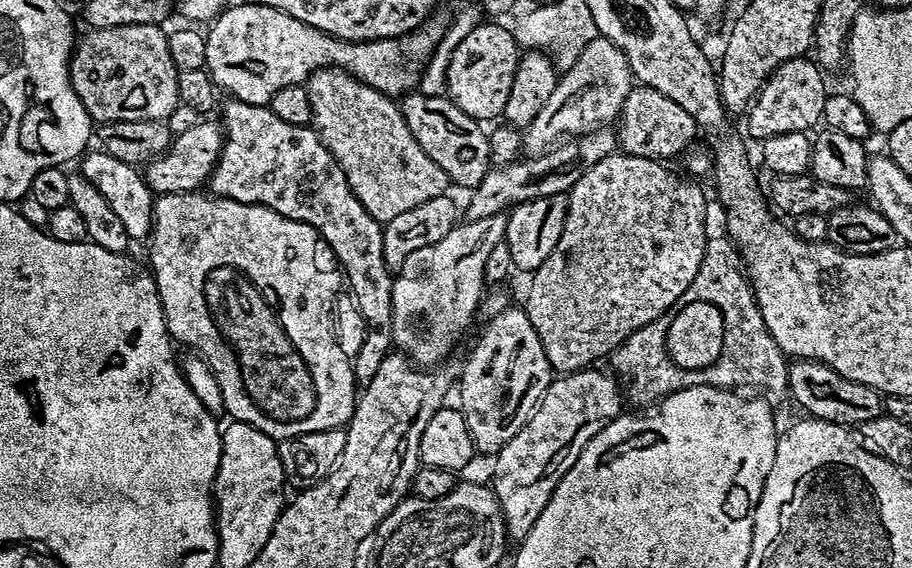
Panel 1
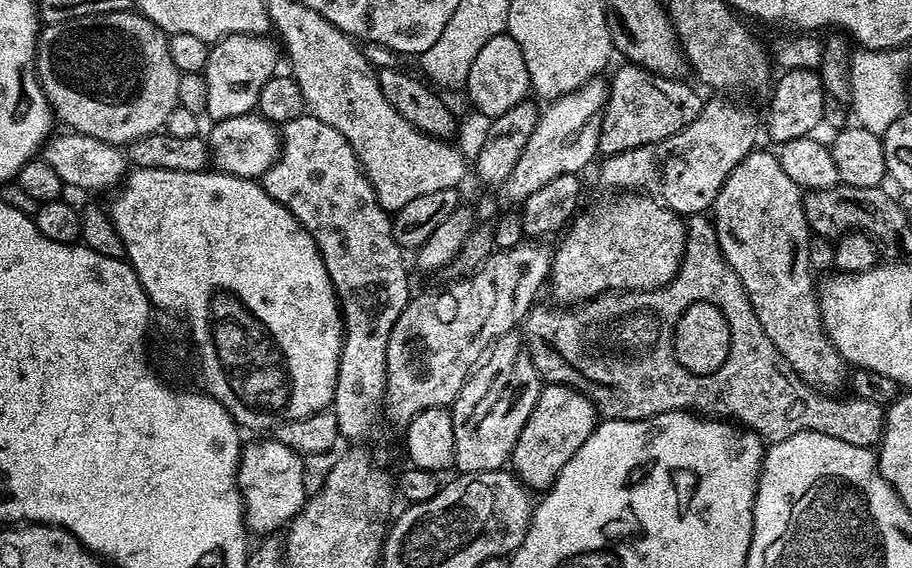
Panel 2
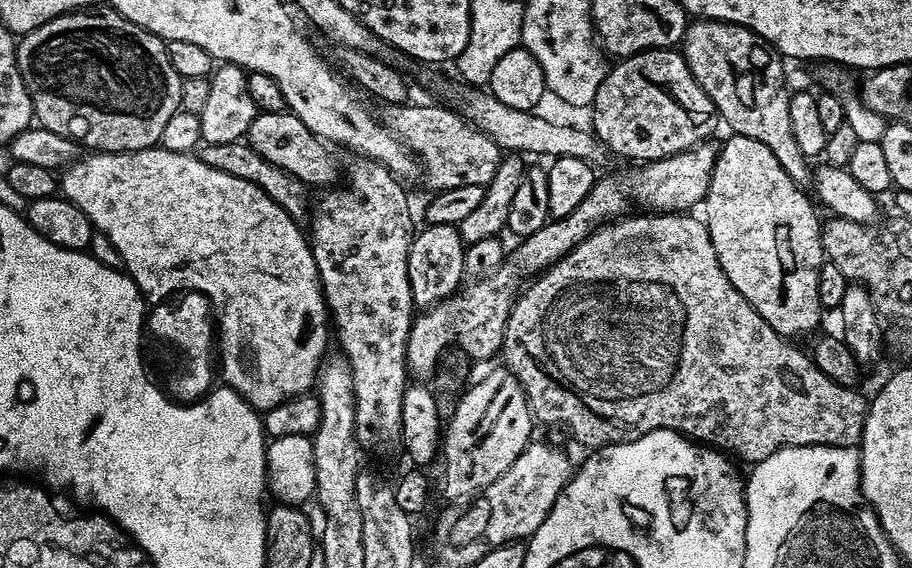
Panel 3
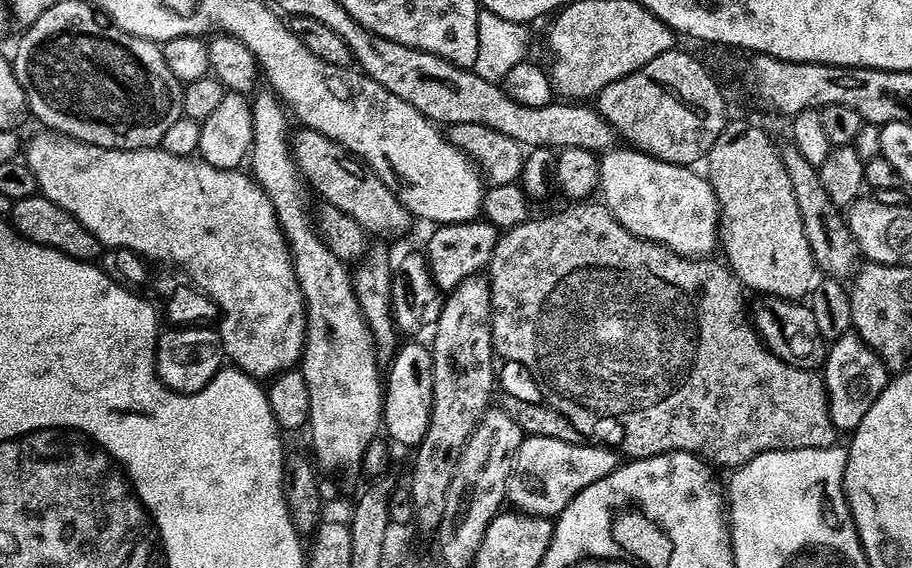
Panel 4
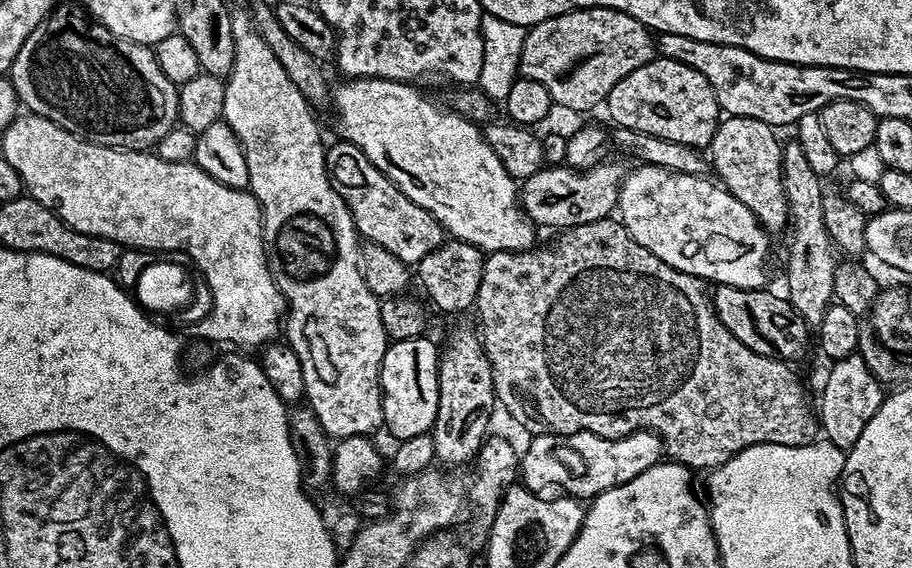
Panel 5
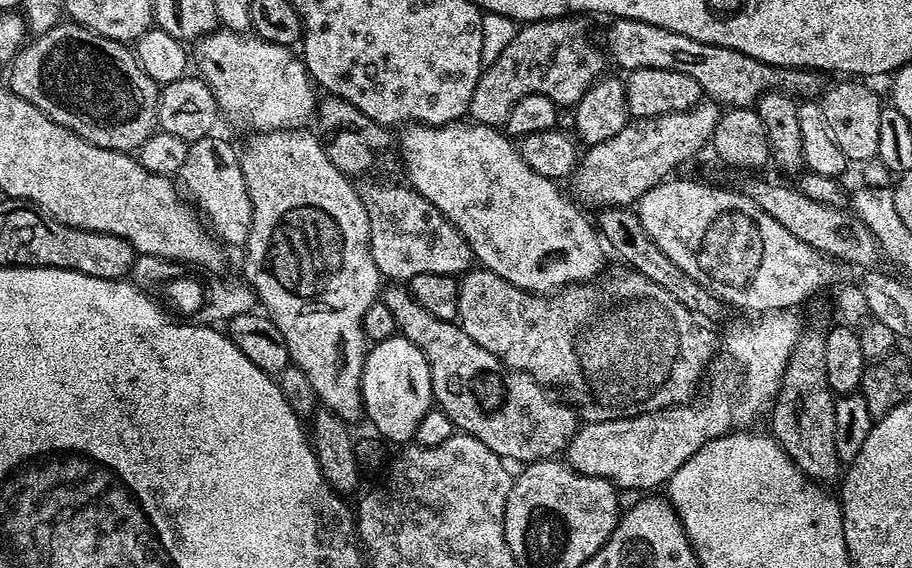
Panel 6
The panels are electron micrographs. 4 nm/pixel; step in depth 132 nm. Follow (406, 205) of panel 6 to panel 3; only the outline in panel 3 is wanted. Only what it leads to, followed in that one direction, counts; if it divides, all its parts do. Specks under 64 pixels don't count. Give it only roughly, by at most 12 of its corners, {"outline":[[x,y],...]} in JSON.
{"outline":[[260,112],[246,143],[309,186],[337,183],[329,145],[293,112]]}

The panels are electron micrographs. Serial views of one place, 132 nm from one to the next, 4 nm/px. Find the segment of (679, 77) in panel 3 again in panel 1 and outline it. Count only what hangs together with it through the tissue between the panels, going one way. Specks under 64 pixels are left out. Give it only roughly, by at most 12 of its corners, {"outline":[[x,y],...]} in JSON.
{"outline":[[633,86],[618,144],[661,162],[683,157],[696,119],[666,94]]}

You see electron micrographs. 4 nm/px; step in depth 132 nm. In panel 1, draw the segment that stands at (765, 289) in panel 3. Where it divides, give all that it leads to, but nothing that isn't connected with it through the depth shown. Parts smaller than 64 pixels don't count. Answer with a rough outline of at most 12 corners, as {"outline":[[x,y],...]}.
{"outline":[[793,359],[787,391],[825,424],[884,412],[877,388],[822,362]]}

